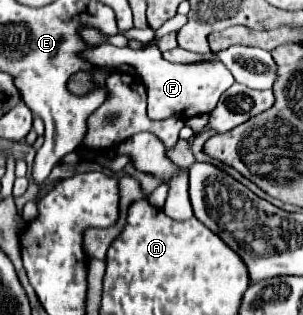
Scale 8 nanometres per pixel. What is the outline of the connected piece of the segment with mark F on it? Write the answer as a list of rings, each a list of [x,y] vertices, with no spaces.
[[[103,44],[99,48],[91,48],[87,54],[89,62],[97,62],[101,68],[117,68],[123,64],[129,64],[137,70],[137,76],[141,76],[147,92],[147,112],[151,120],[165,120],[165,118],[191,118],[197,114],[207,114],[213,110],[221,94],[233,86],[231,72],[219,62],[219,60],[205,60],[195,64],[171,64],[163,58],[161,50],[157,46],[145,46],[139,50],[133,48],[117,48],[111,44]]]

